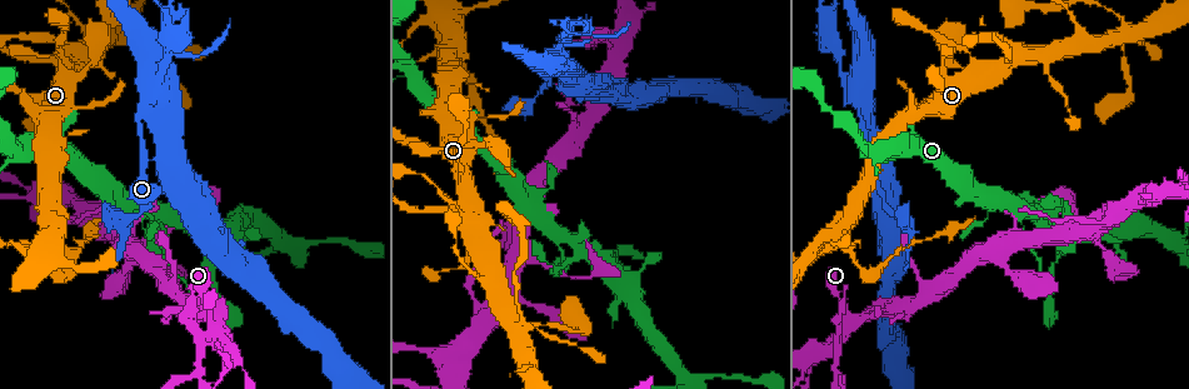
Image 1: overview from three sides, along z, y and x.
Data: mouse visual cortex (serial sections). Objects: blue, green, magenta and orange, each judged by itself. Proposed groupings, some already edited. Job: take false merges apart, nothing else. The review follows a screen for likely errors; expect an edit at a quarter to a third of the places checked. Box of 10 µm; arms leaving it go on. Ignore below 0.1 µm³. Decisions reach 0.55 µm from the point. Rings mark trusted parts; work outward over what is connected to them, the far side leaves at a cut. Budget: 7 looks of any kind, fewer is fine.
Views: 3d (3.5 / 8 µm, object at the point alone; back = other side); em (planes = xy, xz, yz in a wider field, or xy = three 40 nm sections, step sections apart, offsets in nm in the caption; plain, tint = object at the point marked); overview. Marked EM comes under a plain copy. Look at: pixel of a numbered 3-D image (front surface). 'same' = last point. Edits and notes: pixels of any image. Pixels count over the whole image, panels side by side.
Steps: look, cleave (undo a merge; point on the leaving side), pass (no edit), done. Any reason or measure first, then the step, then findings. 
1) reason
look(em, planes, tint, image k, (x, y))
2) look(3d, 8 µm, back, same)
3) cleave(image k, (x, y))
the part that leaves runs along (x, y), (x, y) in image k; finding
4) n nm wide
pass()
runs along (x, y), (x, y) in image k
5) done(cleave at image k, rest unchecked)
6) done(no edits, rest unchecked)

abrupt turn
look(3d, 3.5 µm, back, image 1, (59, 277))

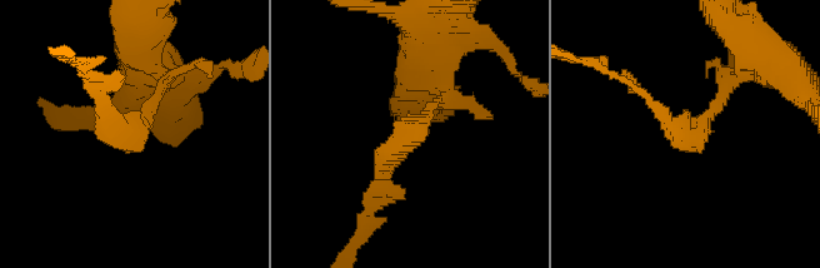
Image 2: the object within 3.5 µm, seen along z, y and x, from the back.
need the tissue
look(em, planes, tint, image 2, (689, 134))

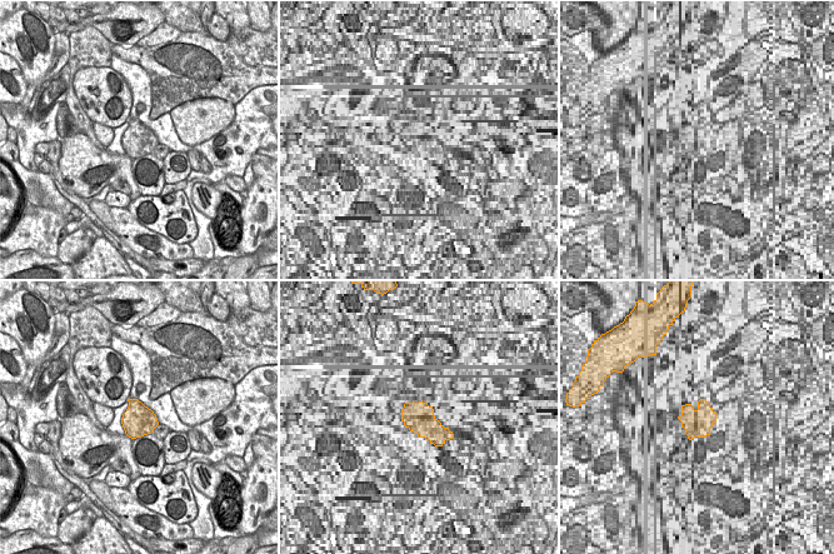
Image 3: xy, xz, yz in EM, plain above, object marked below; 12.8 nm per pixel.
look(em, xy, step 1, tint, same)

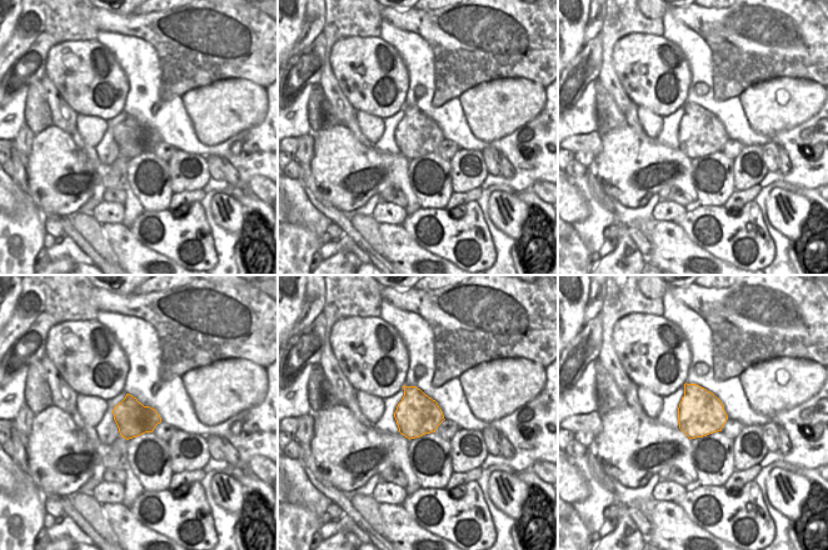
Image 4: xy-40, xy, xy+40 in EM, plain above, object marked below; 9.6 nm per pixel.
cleave(image 2, (398, 124))
the part that leaves runs along (421, 118), (368, 202) in image 2; a second cell is stuck on

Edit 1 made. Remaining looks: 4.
look(overview)

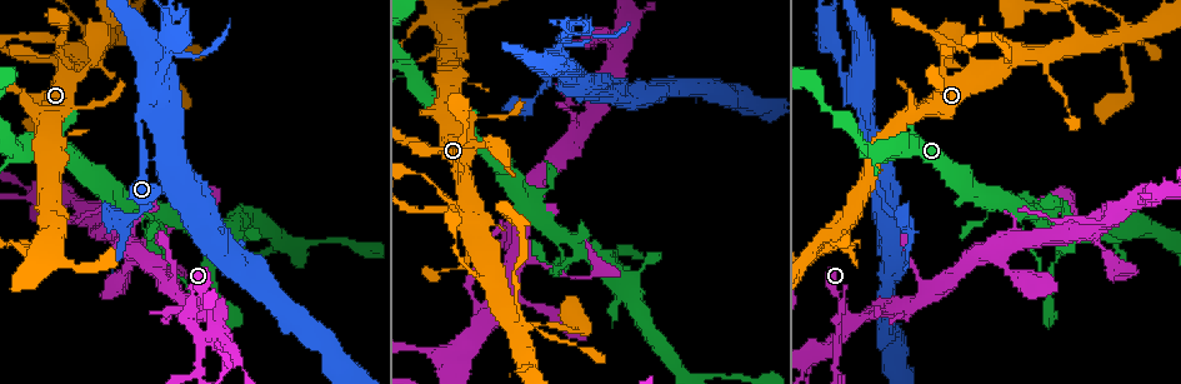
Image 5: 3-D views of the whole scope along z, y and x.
four-way junction
look(3d, 3.5 µm, back, image 5, (1019, 54))

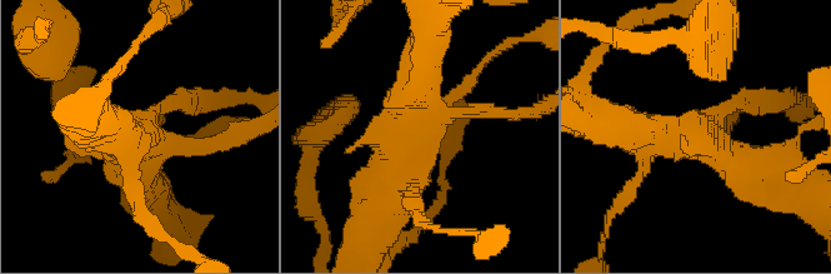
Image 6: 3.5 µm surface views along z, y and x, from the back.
look(em, xy, step 1, tint, image 6, (704, 139))

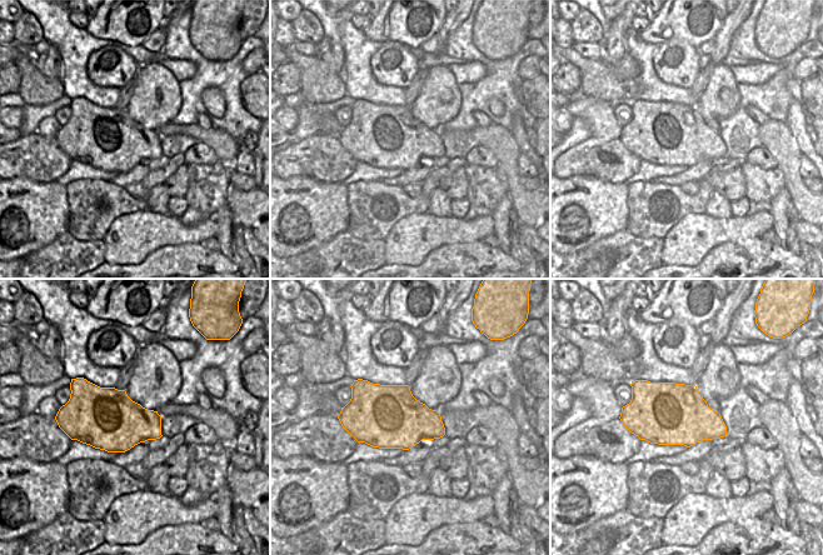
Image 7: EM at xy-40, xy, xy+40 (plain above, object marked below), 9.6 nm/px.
pass()
runs along (770, 177), (702, 138), (629, 130) in image 6; one cell here

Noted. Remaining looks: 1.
done(cleave at image 2, rest unchecked)

